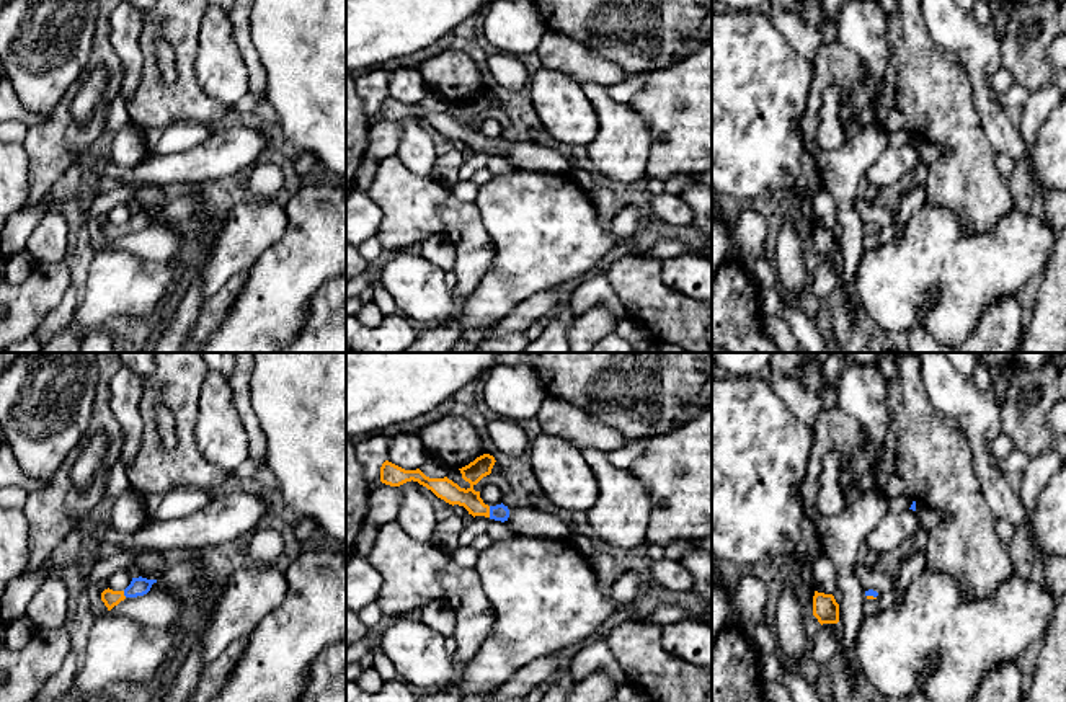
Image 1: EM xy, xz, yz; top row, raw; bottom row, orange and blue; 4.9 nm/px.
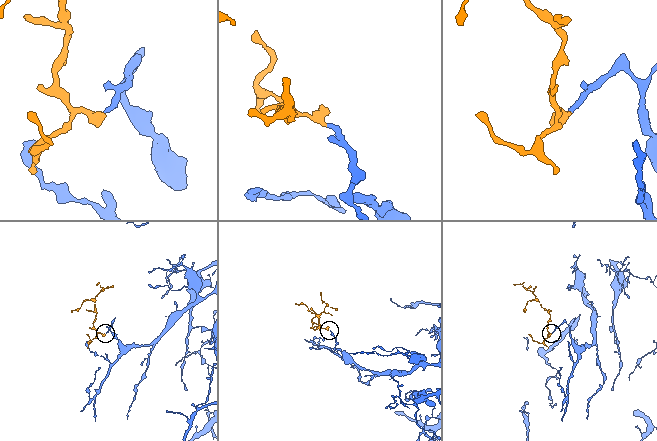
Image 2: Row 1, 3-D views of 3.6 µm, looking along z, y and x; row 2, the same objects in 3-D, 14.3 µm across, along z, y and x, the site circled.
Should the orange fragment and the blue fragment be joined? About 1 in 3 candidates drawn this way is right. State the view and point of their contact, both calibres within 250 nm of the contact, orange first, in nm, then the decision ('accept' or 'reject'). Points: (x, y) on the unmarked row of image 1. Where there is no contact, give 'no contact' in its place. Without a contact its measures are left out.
meets orange in xz at (488, 146); 110 nm thick on the orange side, 80 nm on the other; accept

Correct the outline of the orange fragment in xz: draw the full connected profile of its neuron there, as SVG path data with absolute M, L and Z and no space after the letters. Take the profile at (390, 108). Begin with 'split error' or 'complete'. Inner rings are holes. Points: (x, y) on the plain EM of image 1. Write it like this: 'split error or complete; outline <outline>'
split error; outline M483 88L477 91L469 100L459 103L462 108L462 113L470 118L470 121L460 122L457 118L444 113L429 113L426 111L420 103L416 104L405 104L389 95L385 95L380 101L380 116L390 121L400 121L406 116L418 116L420 119L431 124L438 132L444 134L449 139L459 139L464 140L469 149L475 150L485 150L495 155L508 155L509 144L508 140L496 139L488 140L480 132L480 126L475 126L473 121L486 109L491 108L491 103L495 100L495 91L490 88Z

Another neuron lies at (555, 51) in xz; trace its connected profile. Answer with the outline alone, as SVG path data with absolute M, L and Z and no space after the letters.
M549 29L537 46L537 54L544 67L560 70L581 85L596 82L609 88L625 80L620 65L604 60L578 41Z

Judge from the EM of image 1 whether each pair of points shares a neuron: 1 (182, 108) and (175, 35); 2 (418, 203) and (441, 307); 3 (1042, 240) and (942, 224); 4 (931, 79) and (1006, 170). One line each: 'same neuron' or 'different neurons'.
1: same neuron
2: different neurons
3: same neuron
4: different neurons

